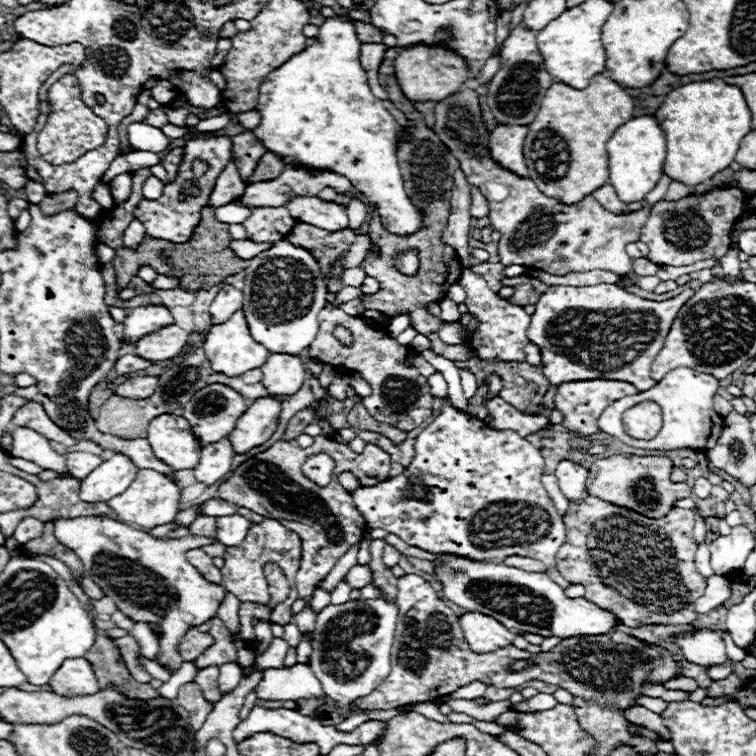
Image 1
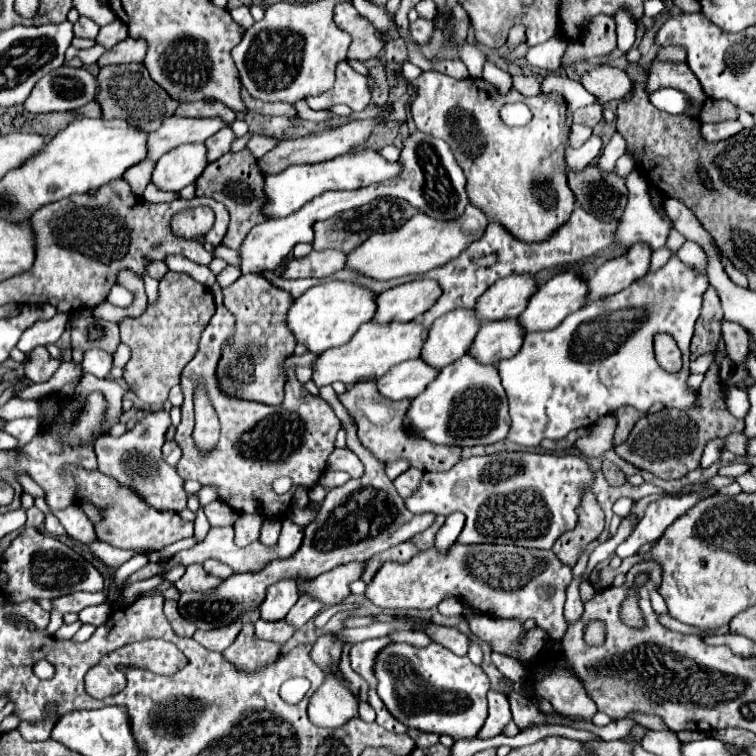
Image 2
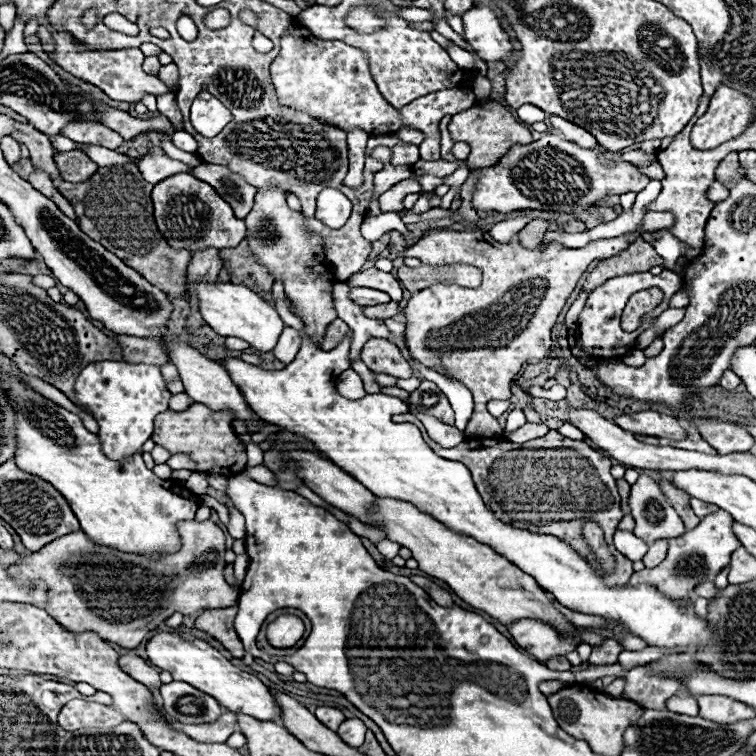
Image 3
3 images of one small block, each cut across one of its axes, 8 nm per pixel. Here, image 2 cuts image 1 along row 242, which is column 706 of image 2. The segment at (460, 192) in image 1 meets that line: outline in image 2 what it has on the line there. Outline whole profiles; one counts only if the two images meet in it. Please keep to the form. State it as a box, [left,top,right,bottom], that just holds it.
[700,440,724,468]

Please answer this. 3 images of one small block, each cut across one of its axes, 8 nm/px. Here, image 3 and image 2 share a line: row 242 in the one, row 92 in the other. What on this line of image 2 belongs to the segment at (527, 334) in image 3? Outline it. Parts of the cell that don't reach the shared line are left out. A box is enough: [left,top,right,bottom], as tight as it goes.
[410,64,632,242]

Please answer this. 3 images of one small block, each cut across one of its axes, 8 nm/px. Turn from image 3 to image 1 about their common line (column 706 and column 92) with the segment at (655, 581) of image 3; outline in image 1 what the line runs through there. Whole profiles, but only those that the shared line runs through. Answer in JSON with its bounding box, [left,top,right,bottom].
[52,516,226,670]

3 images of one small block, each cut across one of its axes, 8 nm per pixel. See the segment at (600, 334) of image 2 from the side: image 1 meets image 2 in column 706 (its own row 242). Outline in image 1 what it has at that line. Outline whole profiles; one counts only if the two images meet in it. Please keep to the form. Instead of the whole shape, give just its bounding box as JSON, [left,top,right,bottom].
[242,240,328,356]

